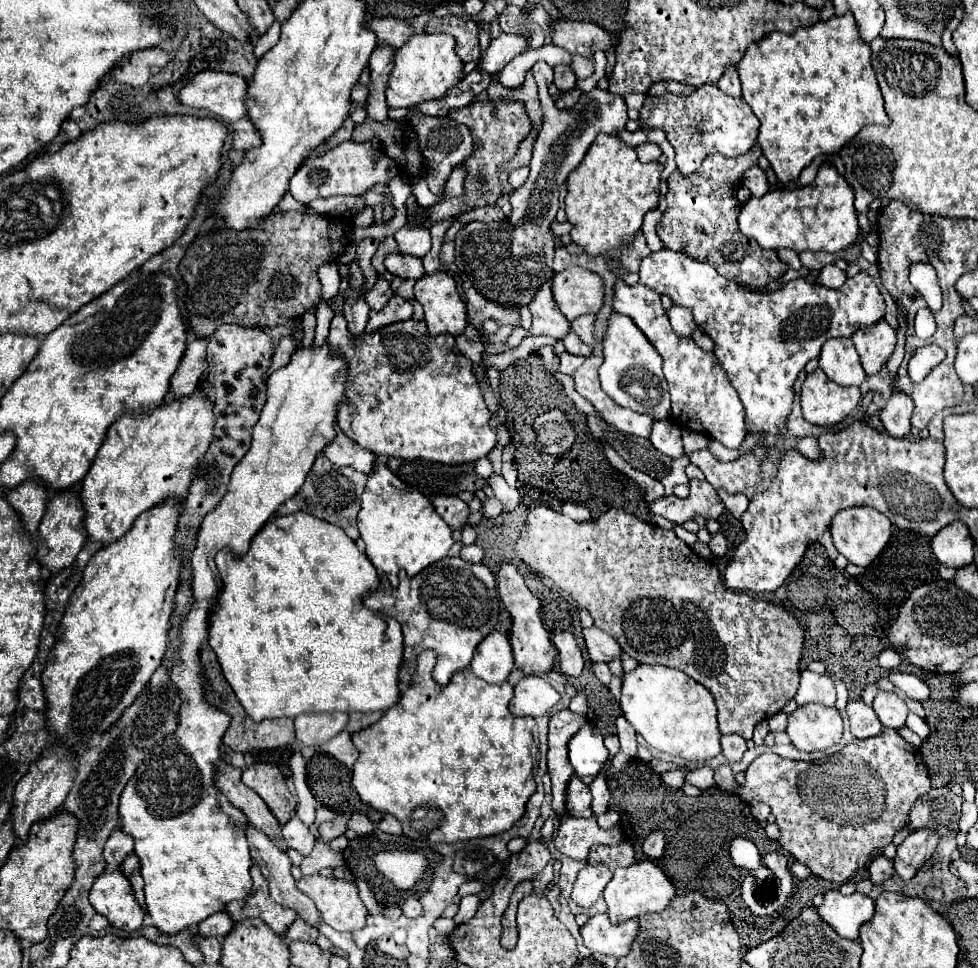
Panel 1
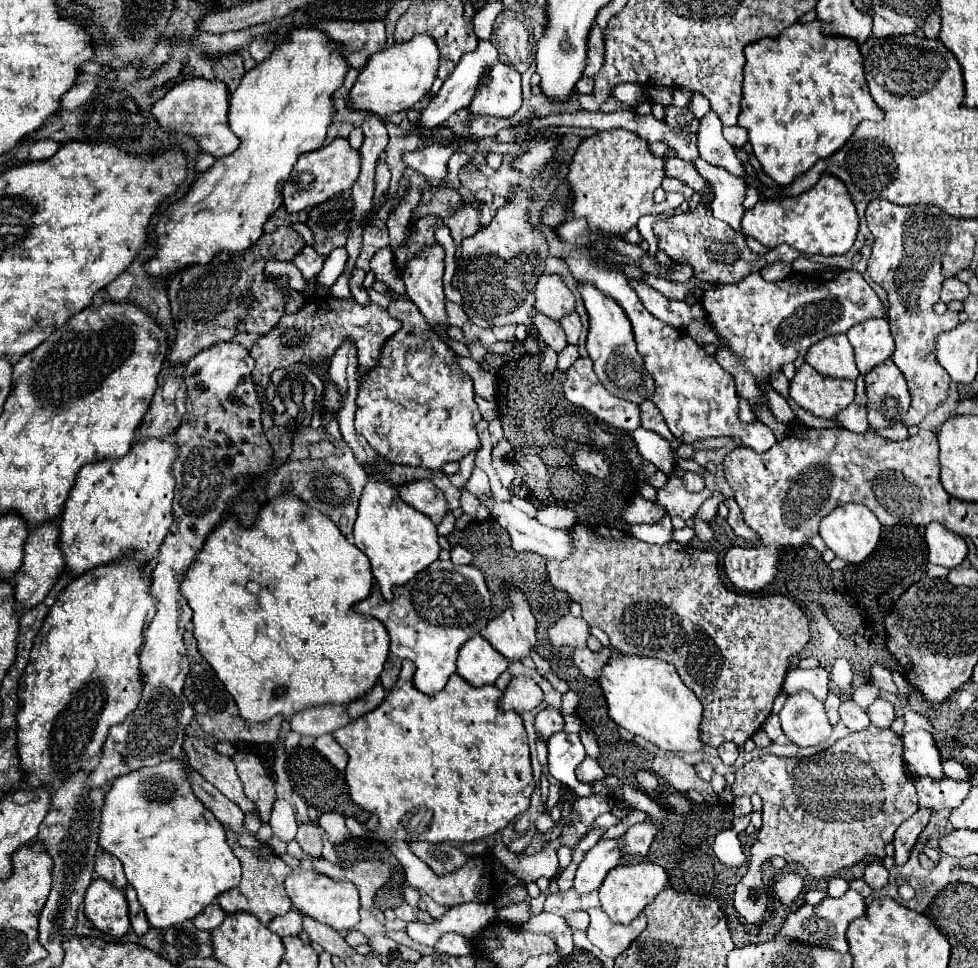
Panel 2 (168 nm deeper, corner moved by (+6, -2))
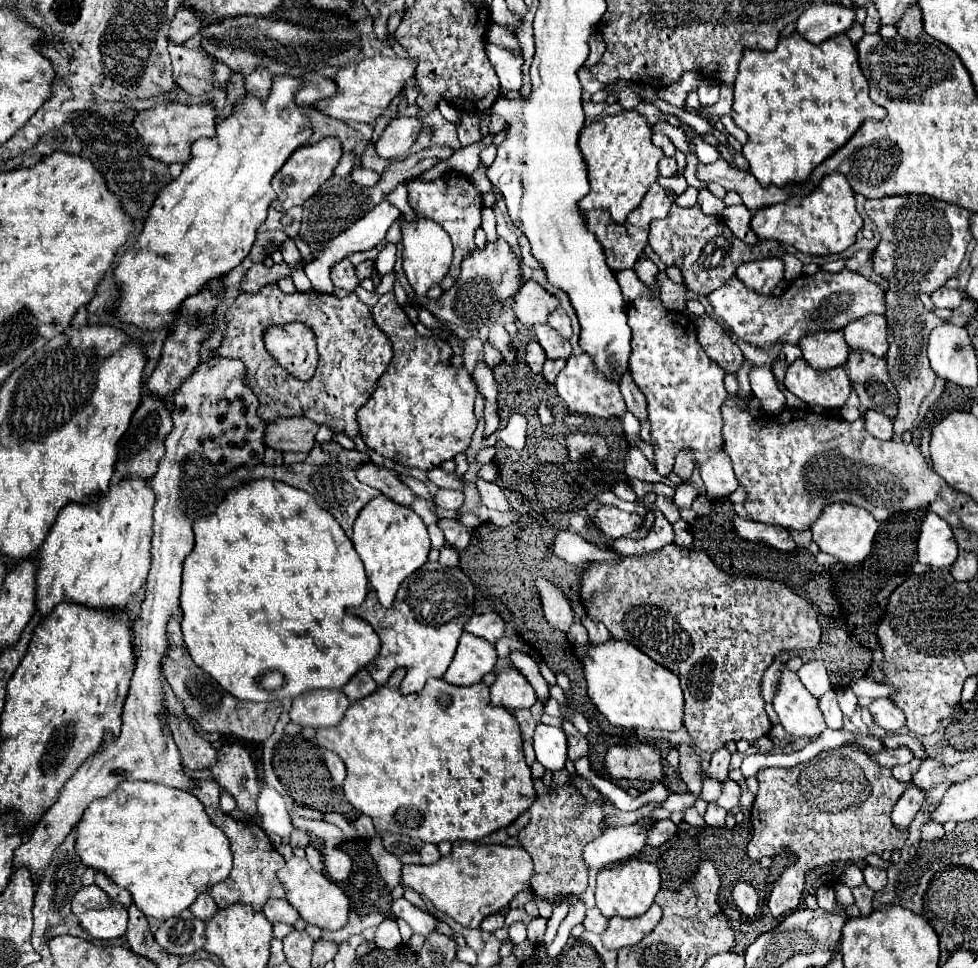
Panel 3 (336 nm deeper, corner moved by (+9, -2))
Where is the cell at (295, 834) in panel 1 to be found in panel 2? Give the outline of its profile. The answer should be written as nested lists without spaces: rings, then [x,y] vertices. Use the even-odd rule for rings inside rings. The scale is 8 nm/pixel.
[[[278,798],[278,800],[274,802],[270,826],[272,826],[274,834],[276,834],[282,842],[286,842],[286,844],[296,838],[298,822],[296,822],[296,814],[294,814],[294,808],[290,806],[290,802],[286,802],[286,800],[282,800],[282,798]]]

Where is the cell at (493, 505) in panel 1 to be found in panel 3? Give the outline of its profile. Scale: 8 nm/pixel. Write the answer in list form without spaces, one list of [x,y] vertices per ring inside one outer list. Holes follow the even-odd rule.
[[[439,490],[433,496],[433,502],[437,508],[445,510],[459,510],[463,506],[463,494],[459,490]]]

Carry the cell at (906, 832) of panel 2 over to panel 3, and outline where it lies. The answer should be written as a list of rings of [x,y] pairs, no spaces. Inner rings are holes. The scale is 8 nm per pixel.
[[[909,784],[907,790],[903,792],[903,796],[901,796],[901,798],[897,800],[897,804],[893,806],[893,810],[891,810],[891,820],[893,820],[901,830],[909,828],[913,816],[915,816],[917,810],[921,808],[923,800],[925,800],[925,792],[919,790],[917,786],[911,786],[911,784]]]

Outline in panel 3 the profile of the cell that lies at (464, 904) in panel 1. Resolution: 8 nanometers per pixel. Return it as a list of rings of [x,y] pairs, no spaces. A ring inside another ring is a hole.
[[[385,918],[379,926],[377,926],[377,932],[375,932],[375,944],[377,948],[397,948],[401,944],[401,934],[399,934],[399,928],[397,928],[397,922],[391,920],[391,918]]]

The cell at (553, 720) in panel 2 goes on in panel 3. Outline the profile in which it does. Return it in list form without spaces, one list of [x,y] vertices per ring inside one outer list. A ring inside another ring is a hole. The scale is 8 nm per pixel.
[[[517,650],[509,654],[509,660],[511,660],[513,666],[515,666],[517,670],[521,670],[521,674],[525,674],[525,678],[531,682],[531,686],[533,686],[535,692],[537,692],[537,698],[545,700],[545,698],[549,696],[549,684],[547,684],[547,682],[543,680],[543,676],[539,674],[537,662],[535,662],[529,654],[517,652]]]

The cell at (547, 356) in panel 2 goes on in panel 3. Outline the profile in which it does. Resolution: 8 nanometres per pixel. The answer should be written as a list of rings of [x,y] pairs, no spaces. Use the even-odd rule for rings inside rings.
[[[529,340],[527,342],[527,356],[525,356],[525,362],[529,364],[529,368],[539,374],[541,368],[543,368],[543,362],[545,362],[545,354],[543,354],[543,348],[539,346],[537,340]]]

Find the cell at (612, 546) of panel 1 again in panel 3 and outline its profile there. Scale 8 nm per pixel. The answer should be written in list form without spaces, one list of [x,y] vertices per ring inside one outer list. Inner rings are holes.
[[[669,544],[665,548],[661,548],[659,552],[651,552],[651,554],[643,554],[643,556],[625,556],[619,560],[617,566],[607,566],[605,562],[593,562],[589,570],[585,570],[585,574],[581,576],[581,602],[585,606],[585,612],[593,618],[593,620],[601,620],[607,630],[611,632],[613,638],[631,642],[633,646],[637,646],[641,652],[645,652],[647,656],[651,656],[657,664],[669,668],[673,674],[679,676],[681,680],[681,688],[685,694],[685,714],[683,714],[683,726],[687,728],[689,736],[693,738],[693,744],[699,750],[707,750],[707,752],[715,752],[717,748],[721,748],[725,742],[729,740],[749,740],[749,744],[753,744],[755,740],[759,740],[761,736],[767,736],[773,728],[767,712],[765,712],[765,702],[761,698],[759,686],[761,686],[761,676],[763,672],[769,668],[773,656],[781,650],[807,650],[807,648],[815,648],[819,644],[821,638],[821,626],[817,620],[817,610],[815,606],[811,606],[805,598],[801,598],[799,594],[795,594],[789,586],[785,586],[783,582],[769,582],[765,578],[753,578],[753,576],[731,576],[723,570],[719,570],[713,560],[703,552],[703,550],[689,550],[689,548],[681,548],[675,544]]]

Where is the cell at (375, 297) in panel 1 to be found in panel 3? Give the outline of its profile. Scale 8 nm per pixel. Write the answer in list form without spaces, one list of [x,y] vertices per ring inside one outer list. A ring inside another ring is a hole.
[[[347,258],[339,260],[331,268],[331,280],[333,280],[335,288],[345,288],[347,292],[353,292],[359,286],[359,280],[355,278],[355,268]]]

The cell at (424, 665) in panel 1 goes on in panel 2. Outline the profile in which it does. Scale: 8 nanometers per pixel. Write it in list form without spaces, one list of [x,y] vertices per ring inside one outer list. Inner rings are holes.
[[[404,660],[396,686],[378,710],[334,732],[336,742],[350,756],[346,782],[352,800],[378,816],[380,828],[374,836],[384,842],[416,838],[424,842],[470,842],[506,828],[510,820],[528,810],[534,792],[530,748],[520,714],[498,708],[502,690],[496,686],[474,688],[458,674],[452,674],[446,688],[436,696],[418,692],[412,684],[414,670],[414,662]]]

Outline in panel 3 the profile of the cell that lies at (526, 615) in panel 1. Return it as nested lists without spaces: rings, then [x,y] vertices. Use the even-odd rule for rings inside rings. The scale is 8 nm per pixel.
[[[487,612],[487,614],[475,614],[475,616],[471,616],[465,622],[463,630],[469,632],[469,634],[473,634],[473,636],[485,638],[491,644],[495,644],[495,640],[505,634],[503,632],[503,620],[499,618],[497,612]]]

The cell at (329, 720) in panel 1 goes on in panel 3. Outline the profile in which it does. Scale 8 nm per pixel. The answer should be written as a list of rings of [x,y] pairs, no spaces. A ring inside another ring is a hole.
[[[309,690],[293,700],[291,720],[313,728],[335,726],[347,708],[349,700],[341,690]]]

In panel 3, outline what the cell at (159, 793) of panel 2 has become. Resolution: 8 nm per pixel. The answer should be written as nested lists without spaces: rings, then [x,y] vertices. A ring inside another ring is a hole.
[[[123,782],[103,802],[91,802],[77,824],[75,850],[87,868],[103,872],[117,886],[129,890],[135,906],[157,920],[167,920],[187,910],[201,892],[227,880],[231,872],[229,838],[211,822],[203,804],[189,792],[155,782]]]

